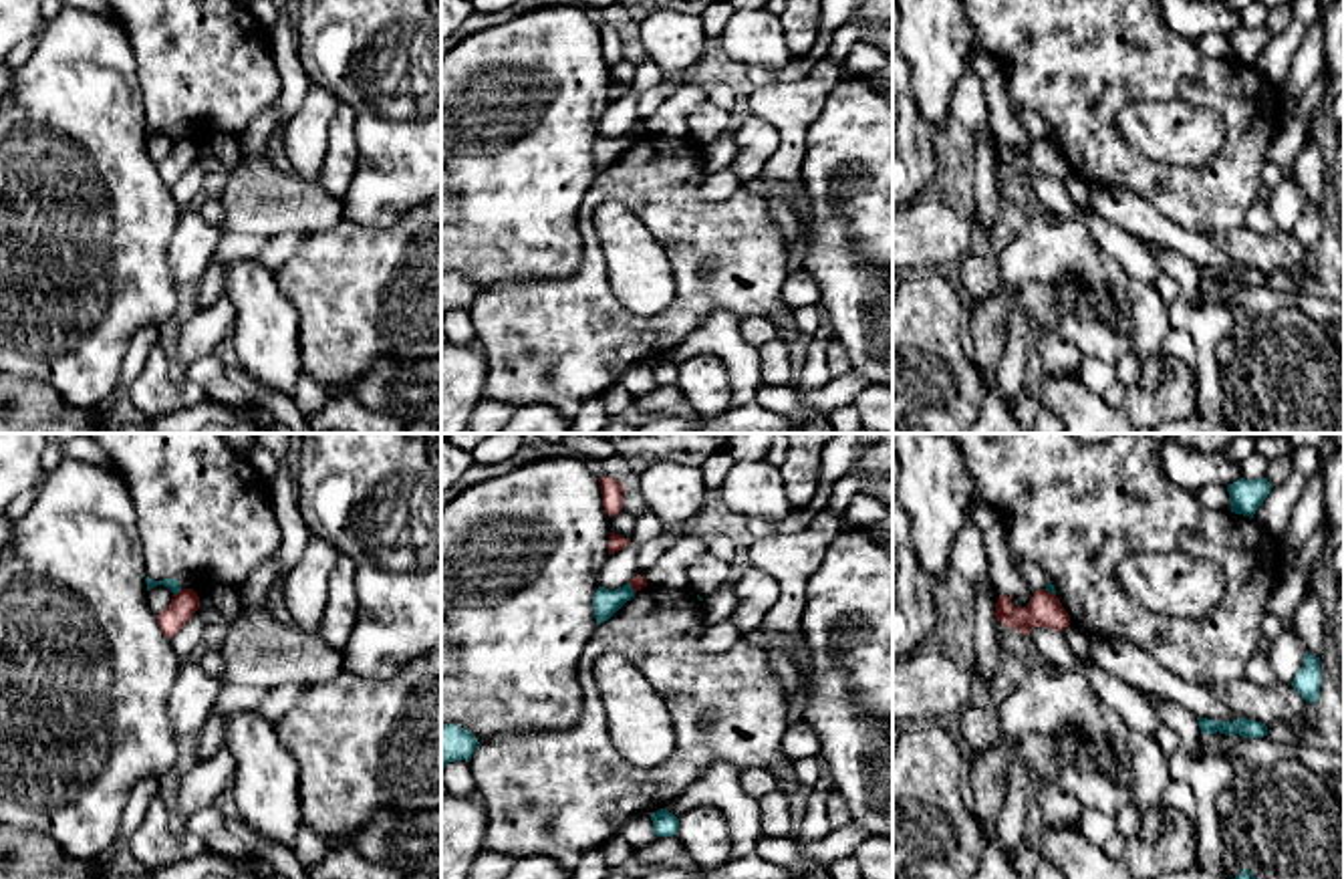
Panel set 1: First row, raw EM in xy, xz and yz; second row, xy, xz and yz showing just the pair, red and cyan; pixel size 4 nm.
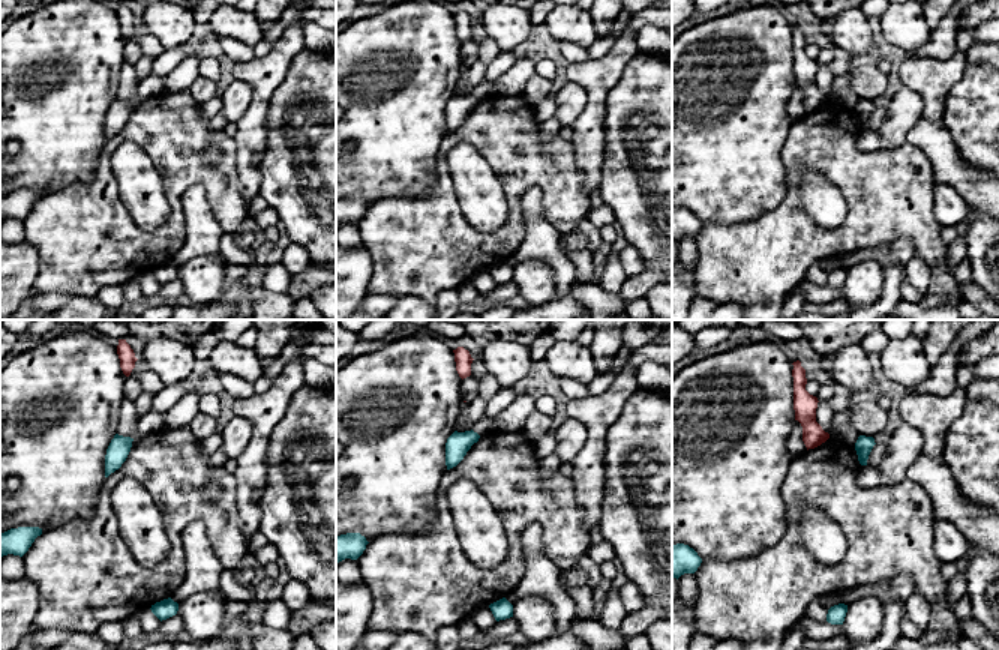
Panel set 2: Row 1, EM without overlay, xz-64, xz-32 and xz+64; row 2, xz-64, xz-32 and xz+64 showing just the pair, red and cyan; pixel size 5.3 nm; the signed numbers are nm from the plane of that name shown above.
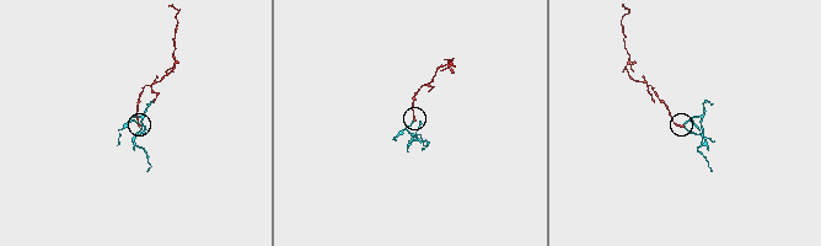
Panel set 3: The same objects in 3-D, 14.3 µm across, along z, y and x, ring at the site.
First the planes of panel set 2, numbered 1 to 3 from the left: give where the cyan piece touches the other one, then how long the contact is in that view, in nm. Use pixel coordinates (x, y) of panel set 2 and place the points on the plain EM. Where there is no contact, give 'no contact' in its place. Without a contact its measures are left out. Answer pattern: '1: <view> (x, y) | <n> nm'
1: no contact
2: no contact
3: no contact

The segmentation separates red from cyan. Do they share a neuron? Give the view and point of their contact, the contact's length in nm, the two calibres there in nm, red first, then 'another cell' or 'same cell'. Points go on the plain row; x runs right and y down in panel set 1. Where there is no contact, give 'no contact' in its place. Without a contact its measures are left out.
contact xy (180, 140); length 50 nm; calibres 110 and 50 nm; another cell

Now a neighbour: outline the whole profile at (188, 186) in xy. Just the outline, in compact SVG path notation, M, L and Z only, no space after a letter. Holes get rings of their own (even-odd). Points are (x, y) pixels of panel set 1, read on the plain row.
M199 155L193 165L173 183L171 198L179 210L189 208L197 196L210 163Z

